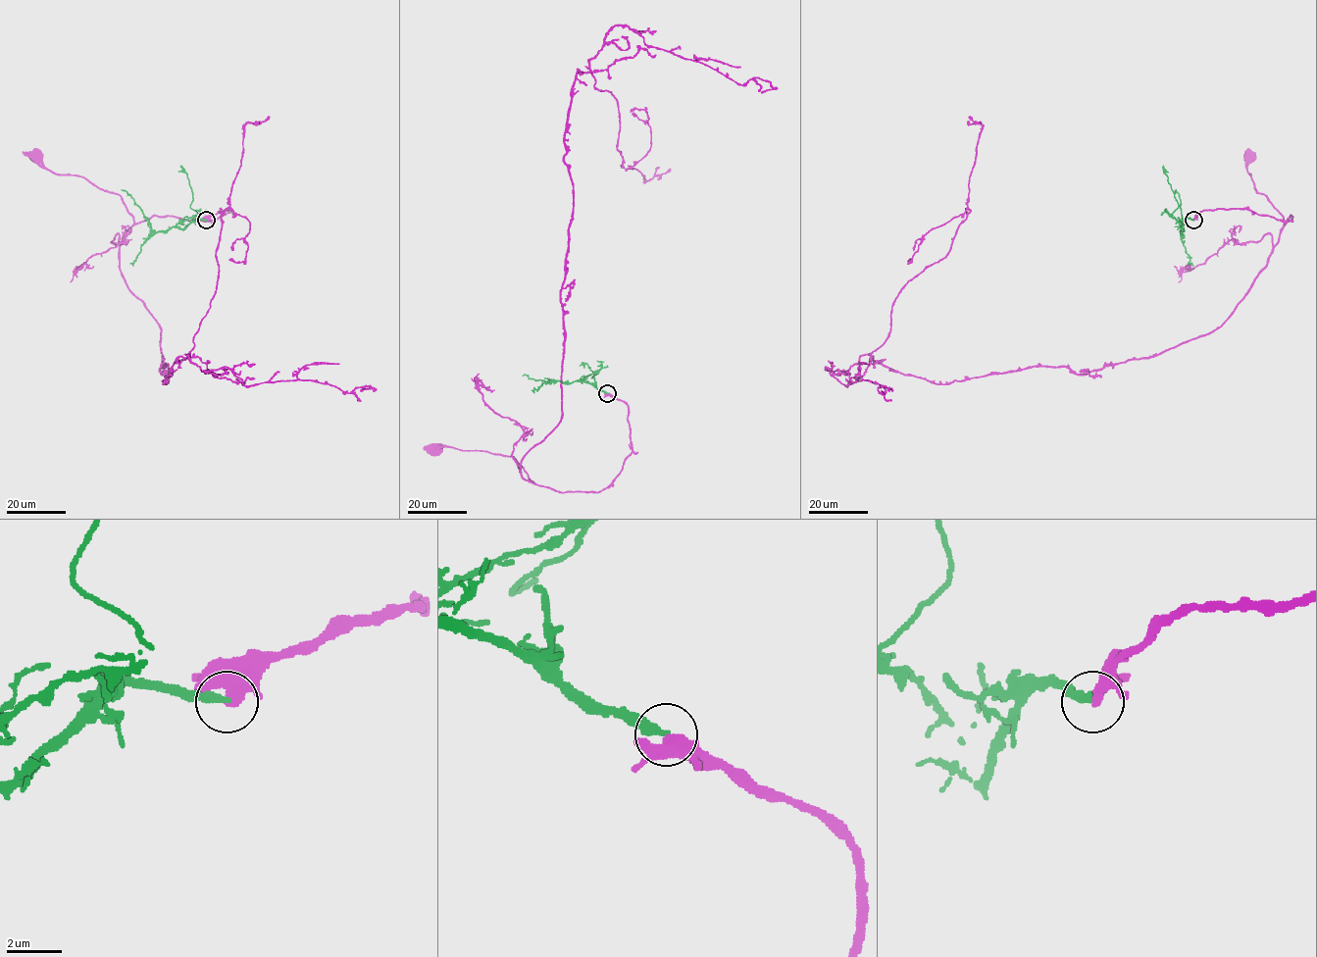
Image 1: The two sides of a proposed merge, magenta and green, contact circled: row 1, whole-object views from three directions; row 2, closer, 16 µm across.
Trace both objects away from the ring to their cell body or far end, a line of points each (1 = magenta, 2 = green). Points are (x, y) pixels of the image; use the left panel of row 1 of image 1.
1: (206, 220), (230, 210), (206, 221), (152, 216), (136, 223), (118, 194), (81, 176), (52, 173), (36, 156)
2: (206, 220), (194, 219), (183, 228), (177, 226), (197, 214), (190, 207), (192, 190), (180, 165)

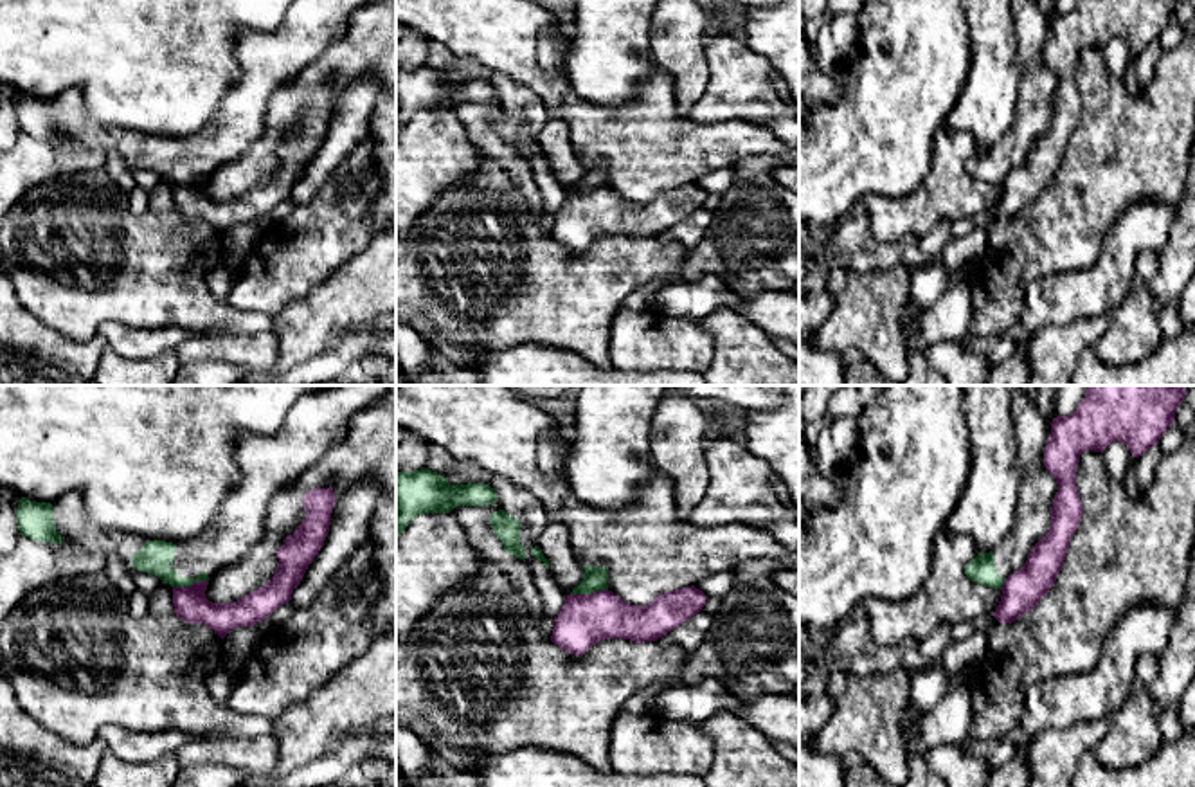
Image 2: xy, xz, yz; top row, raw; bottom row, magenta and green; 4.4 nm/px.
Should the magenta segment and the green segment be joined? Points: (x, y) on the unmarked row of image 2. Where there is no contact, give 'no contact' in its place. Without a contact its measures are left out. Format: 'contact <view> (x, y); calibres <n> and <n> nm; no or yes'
contact xz (589, 191); calibres 220 and 110 nm; no

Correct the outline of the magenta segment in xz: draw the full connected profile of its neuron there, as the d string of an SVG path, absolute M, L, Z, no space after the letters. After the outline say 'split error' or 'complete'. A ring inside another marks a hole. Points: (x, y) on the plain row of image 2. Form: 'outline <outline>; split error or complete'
outline M695 182L659 191L650 202L630 202L612 187L567 191L551 238L583 252L601 236L657 238L702 207L707 193Z; complete

